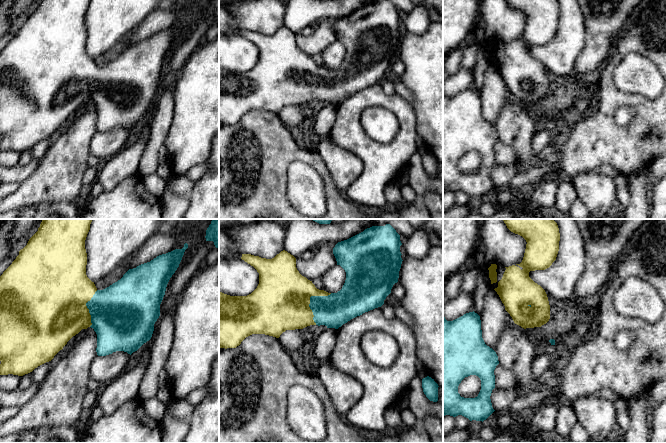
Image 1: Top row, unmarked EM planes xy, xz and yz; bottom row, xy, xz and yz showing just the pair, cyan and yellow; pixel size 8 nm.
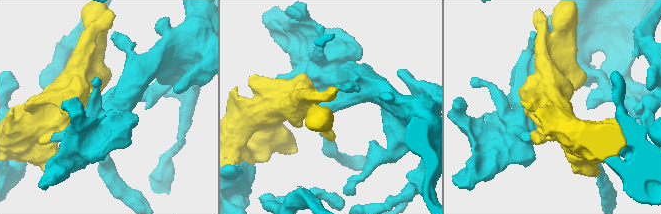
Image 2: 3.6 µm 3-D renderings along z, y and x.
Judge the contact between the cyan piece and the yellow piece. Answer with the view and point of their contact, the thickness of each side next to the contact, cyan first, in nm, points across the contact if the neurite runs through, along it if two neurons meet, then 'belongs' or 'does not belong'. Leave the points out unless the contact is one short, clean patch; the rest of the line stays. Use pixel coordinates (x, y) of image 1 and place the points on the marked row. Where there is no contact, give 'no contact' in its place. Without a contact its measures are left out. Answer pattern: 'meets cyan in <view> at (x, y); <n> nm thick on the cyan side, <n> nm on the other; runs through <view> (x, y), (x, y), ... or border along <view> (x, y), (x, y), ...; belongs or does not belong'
meets cyan in xz at (310, 300); 260 nm thick on the cyan side, 460 nm on the other; belongs

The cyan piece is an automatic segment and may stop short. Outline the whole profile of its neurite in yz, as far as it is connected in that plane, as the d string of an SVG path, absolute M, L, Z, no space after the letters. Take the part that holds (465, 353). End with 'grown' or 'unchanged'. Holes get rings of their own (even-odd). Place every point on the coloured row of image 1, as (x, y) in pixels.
M474 311L469 312L453 321L447 321L443 315L443 416L456 417L462 415L470 421L483 422L486 420L495 411L492 407L490 396L495 388L494 370L498 364L496 352L487 346L482 338L481 320L477 313ZM470 375L476 375L480 378L481 390L475 398L464 398L458 393L458 386L465 377Z; unchanged

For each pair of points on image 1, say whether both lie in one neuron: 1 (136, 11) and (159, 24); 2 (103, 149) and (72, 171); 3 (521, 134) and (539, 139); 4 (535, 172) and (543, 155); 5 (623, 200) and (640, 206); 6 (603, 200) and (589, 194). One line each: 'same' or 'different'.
1: different
2: different
3: different
4: different
5: different
6: same

